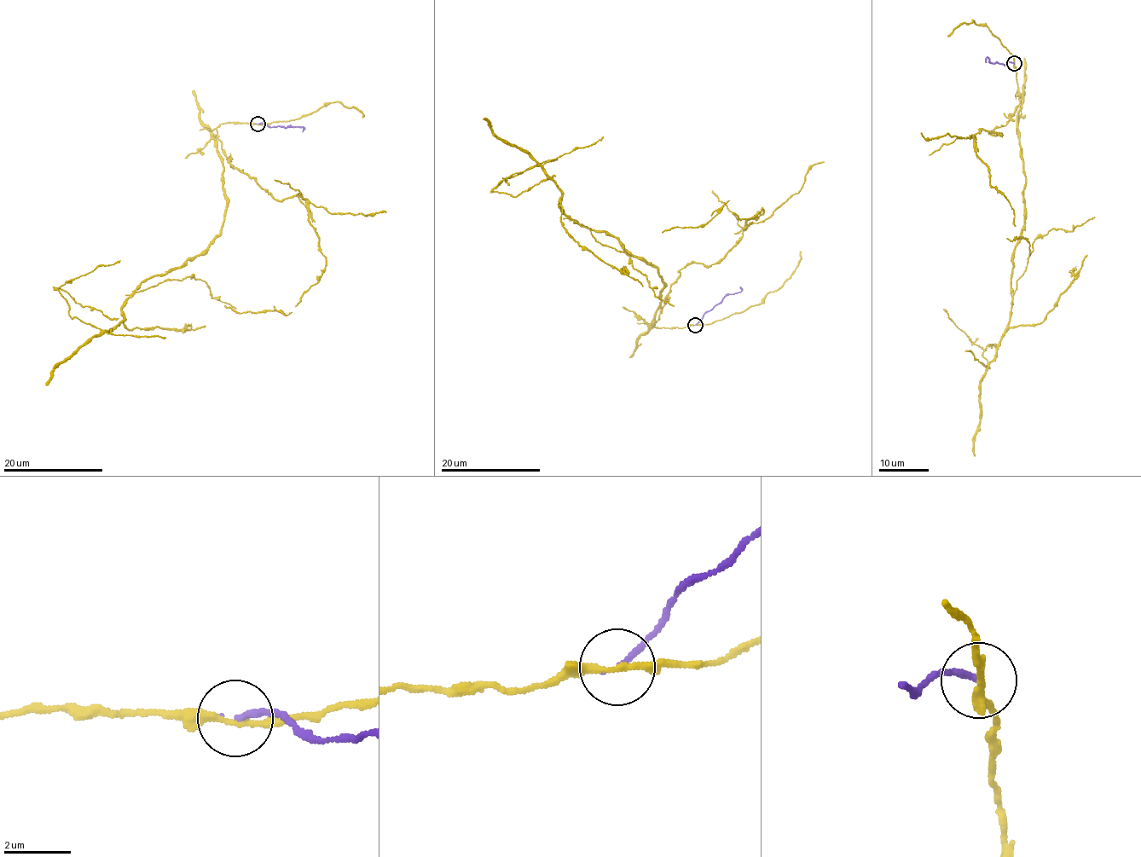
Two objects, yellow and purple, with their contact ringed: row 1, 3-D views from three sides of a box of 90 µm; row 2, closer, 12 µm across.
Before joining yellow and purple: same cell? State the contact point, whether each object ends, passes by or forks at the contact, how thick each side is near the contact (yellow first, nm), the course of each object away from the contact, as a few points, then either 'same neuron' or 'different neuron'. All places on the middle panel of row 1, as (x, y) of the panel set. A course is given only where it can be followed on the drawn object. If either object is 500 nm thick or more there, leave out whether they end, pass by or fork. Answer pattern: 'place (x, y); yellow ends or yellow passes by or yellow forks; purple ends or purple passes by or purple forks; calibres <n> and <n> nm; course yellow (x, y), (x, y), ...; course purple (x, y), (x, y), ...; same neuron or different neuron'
place (695, 325); yellow passes by; purple ends; calibres 170 and 170 nm; course yellow (695, 324), (654, 327), (659, 269), (565, 215), (540, 166), (494, 189), (517, 196), (555, 176); course purple (695, 324), (727, 295), (738, 293), (740, 286); different neuron

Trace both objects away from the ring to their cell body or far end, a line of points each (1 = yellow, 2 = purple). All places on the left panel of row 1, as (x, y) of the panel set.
1: (257, 124), (217, 129), (222, 234), (149, 277), (124, 321), (102, 331), (72, 318), (56, 289), (118, 318)
2: (257, 124), (261, 123), (271, 127), (301, 127), (304, 128), (303, 132)

